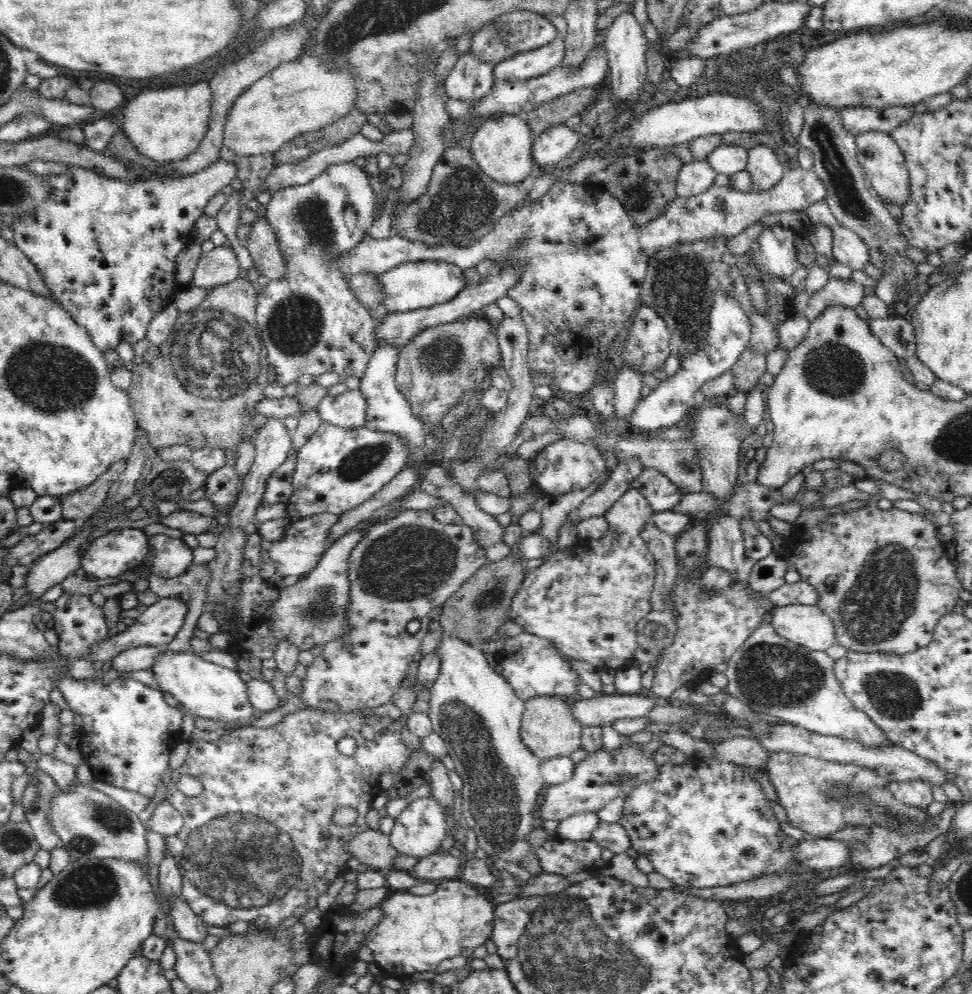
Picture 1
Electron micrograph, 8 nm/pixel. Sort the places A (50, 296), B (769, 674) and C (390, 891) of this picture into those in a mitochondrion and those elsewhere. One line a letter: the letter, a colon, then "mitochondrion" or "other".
A: other
B: mitochondrion
C: other

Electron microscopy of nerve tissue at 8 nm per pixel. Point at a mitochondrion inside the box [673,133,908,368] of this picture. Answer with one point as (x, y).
(885, 255)

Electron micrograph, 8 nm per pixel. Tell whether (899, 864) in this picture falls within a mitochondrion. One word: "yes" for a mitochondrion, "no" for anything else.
no

